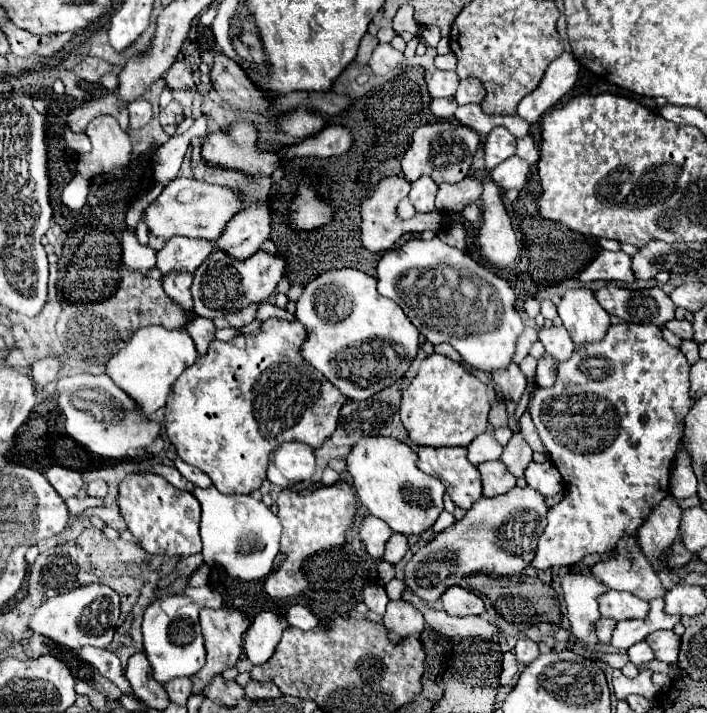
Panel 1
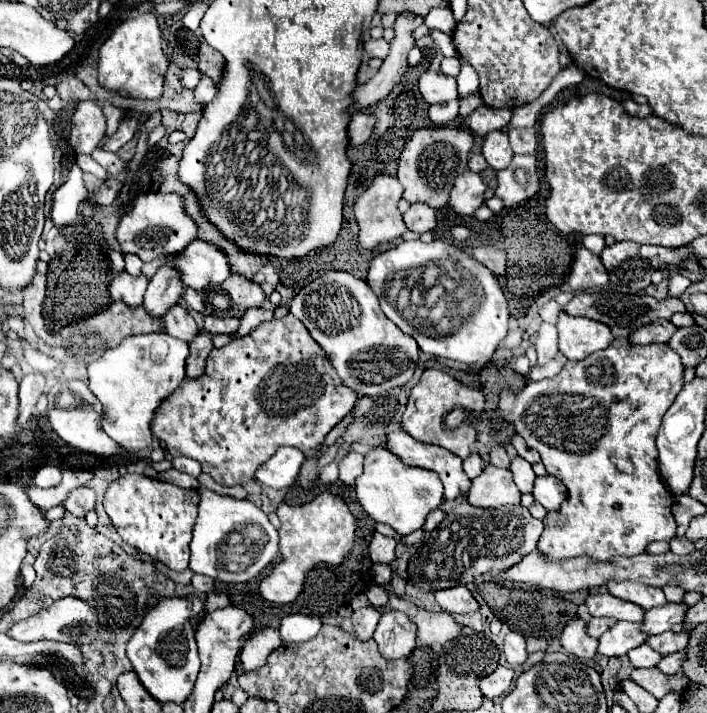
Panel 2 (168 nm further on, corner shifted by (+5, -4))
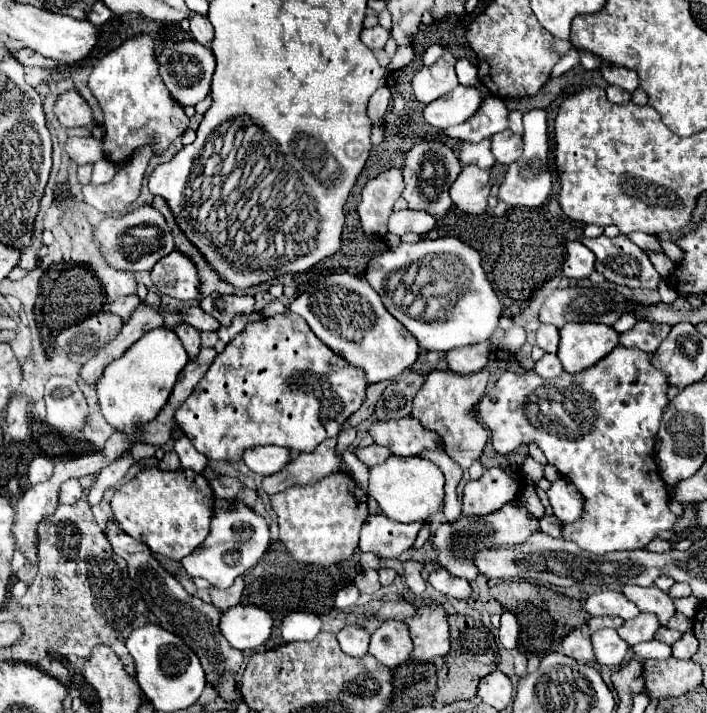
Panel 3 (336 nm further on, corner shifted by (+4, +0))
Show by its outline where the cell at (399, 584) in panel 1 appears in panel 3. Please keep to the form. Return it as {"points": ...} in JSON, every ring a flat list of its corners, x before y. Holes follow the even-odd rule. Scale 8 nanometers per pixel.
{"points":[[367,570,367,572,359,574,359,576,355,578,355,586,359,588,361,594,375,594,375,592,381,588,379,576,377,576,375,570]]}

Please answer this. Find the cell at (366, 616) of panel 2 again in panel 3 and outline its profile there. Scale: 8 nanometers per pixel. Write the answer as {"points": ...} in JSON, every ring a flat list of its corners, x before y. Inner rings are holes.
{"points":[[349,624,337,634,341,650,347,652,349,656,357,656,357,658,367,654,369,638,371,638,371,634,363,632,363,628,359,628,359,624]]}

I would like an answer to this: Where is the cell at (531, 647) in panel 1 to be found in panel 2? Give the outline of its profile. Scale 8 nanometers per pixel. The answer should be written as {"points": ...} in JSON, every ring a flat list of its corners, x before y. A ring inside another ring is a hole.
{"points":[[508,632,504,638,504,656,510,666,524,664,528,654,526,654,526,642,524,636,518,632]]}

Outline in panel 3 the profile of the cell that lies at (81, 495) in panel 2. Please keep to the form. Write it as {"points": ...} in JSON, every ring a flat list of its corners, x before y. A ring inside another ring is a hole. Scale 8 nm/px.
{"points":[[67,480,61,488,61,494,59,494,59,502,61,504,75,504,79,498,83,496,83,488,79,484,79,480]]}

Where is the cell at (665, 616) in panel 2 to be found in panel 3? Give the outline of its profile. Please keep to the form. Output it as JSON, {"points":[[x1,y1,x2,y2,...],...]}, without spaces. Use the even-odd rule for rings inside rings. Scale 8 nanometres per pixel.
{"points":[[641,612,637,618,625,620,625,624,617,632,623,640,627,640,629,646,635,646,639,642,651,640,659,628,661,628,661,624,659,624,659,620,655,620,655,614]]}

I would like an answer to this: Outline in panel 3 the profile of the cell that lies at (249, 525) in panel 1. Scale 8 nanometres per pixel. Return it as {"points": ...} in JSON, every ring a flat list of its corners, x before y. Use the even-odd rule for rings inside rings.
{"points":[[235,498,231,506,233,508,229,510,215,508,213,518,211,518,211,532,207,540,199,548,195,548,195,552,191,552,189,556,181,560,183,568,187,570,191,578,195,576,205,578,209,580,209,584,217,588,229,588,237,576,253,568,271,542,269,524,261,514,257,514,251,506,247,506,239,498]]}

